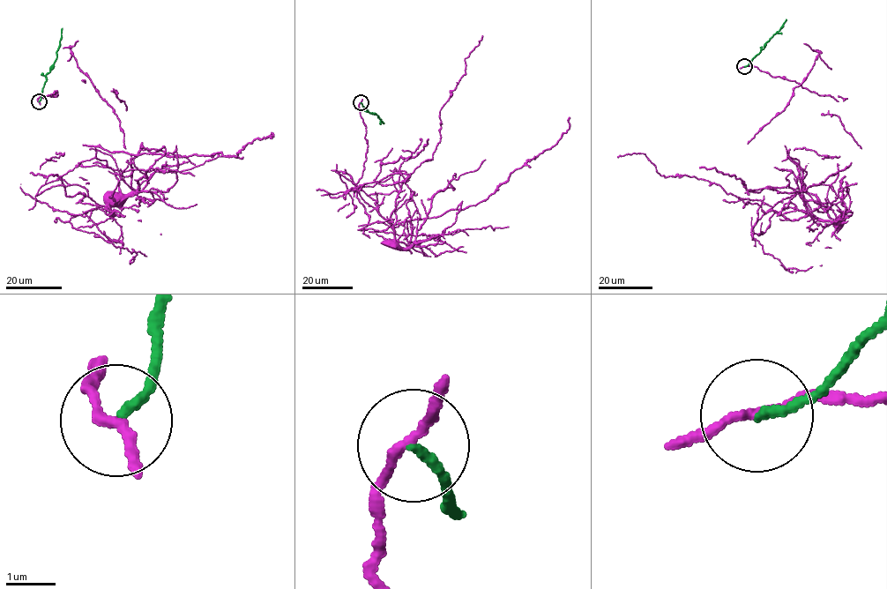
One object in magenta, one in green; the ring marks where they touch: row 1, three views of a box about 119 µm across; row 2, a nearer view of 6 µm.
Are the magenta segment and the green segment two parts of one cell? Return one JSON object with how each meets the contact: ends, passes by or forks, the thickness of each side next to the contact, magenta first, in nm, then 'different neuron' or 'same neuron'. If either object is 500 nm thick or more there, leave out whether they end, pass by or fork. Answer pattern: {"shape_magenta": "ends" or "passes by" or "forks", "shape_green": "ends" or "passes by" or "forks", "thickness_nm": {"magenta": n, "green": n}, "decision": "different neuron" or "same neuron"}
{"shape_magenta": "passes by", "shape_green": "ends", "thickness_nm": {"magenta": 170, "green": 180}, "decision": "different neuron"}

